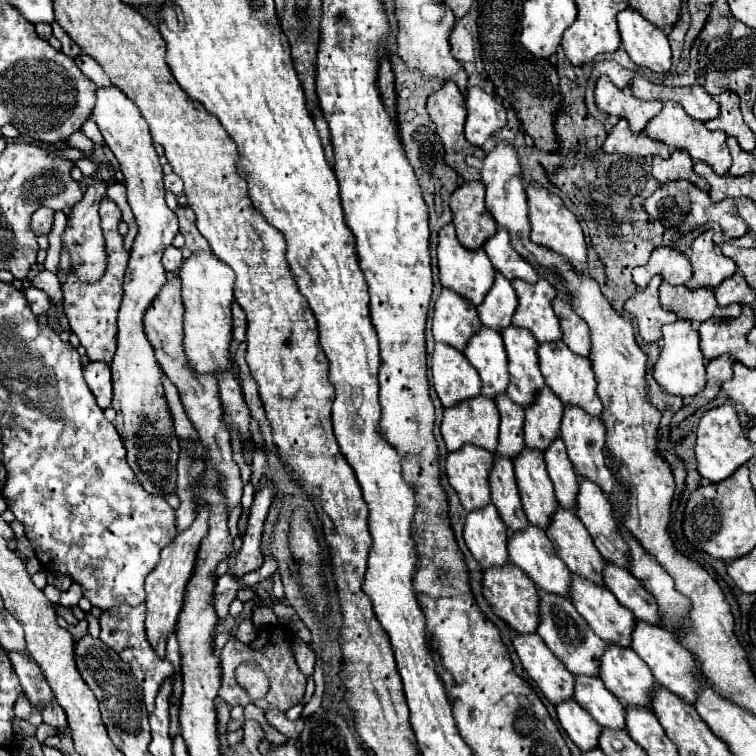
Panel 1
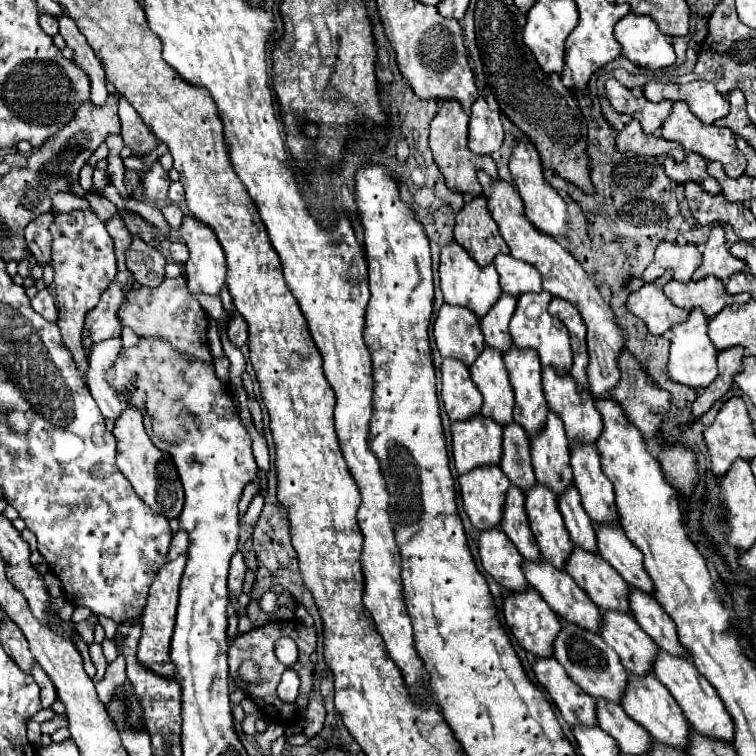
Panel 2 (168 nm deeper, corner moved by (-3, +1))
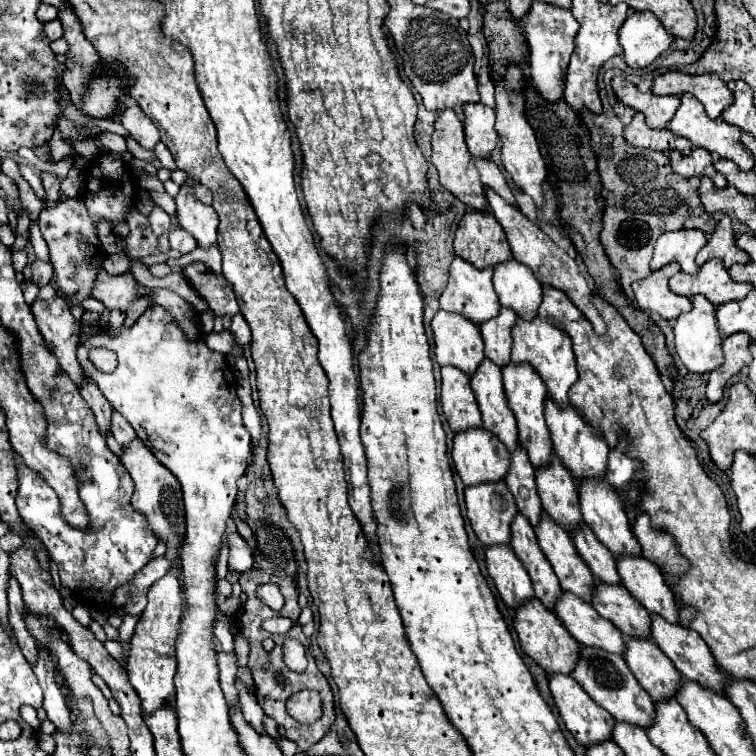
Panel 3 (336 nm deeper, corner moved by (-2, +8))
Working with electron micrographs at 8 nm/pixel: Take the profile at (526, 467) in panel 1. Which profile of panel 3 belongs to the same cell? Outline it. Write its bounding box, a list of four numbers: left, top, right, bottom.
[534,511,594,601]

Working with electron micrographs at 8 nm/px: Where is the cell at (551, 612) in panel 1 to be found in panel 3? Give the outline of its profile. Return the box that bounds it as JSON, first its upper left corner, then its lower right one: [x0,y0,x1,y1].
[570,645,654,727]

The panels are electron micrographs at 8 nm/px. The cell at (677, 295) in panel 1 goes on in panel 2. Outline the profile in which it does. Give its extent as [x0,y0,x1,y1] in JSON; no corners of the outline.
[665,276,751,318]

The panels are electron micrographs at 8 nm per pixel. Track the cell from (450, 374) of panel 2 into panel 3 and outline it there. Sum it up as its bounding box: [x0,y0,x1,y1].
[440,365,482,431]

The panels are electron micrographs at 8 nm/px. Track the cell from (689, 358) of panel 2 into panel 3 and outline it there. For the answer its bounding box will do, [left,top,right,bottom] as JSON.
[674,295,724,373]

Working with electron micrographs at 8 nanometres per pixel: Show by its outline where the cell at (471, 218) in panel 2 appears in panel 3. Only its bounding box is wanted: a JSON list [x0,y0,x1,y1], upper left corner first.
[454,211,512,269]

